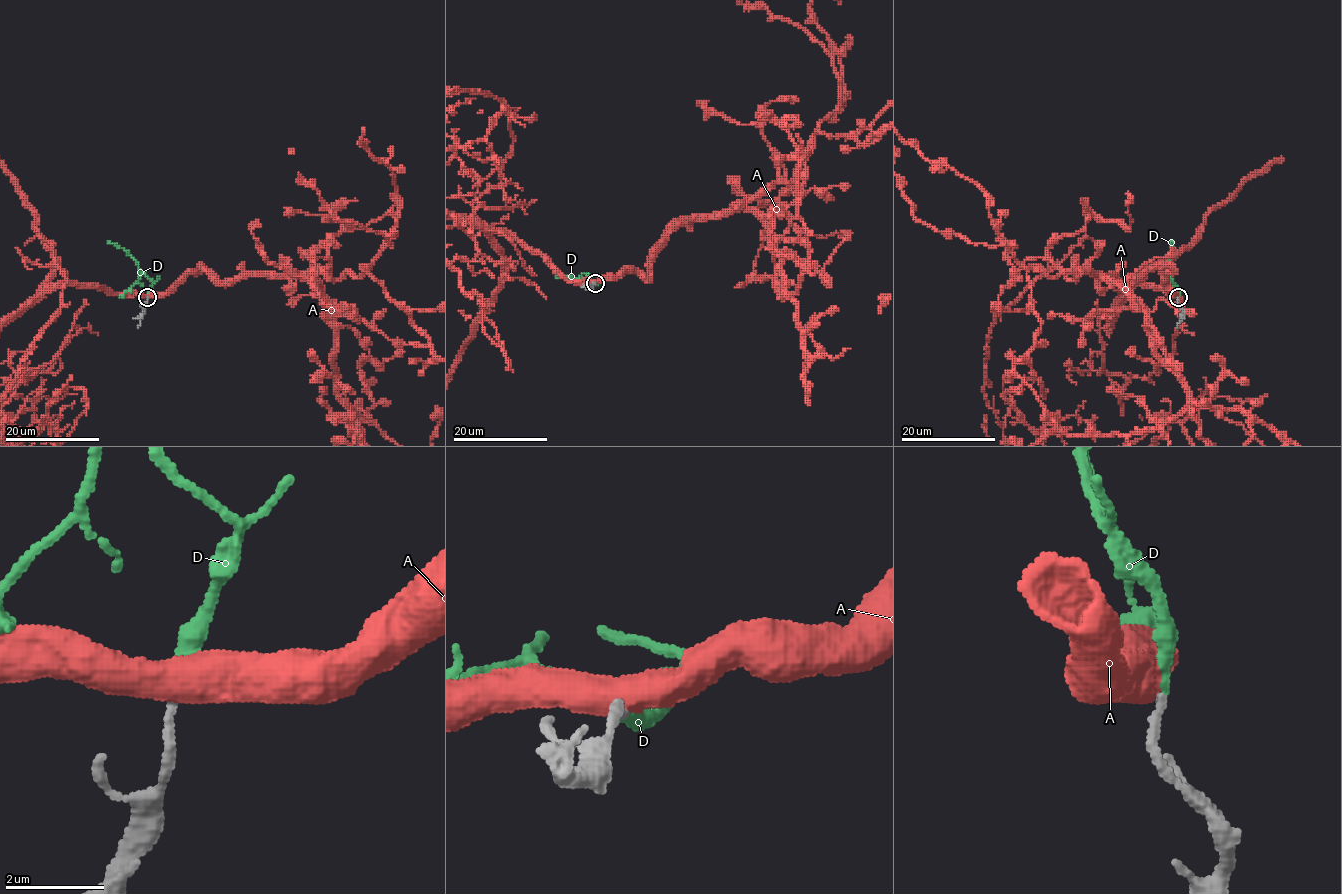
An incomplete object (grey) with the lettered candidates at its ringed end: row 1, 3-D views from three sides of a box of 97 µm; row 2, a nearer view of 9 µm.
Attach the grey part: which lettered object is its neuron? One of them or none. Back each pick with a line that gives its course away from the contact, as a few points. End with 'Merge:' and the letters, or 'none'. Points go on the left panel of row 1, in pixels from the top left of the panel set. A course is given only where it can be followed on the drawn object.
D: Its course: (147, 298), (151, 280), (125, 251), (108, 241)
Merge: D

